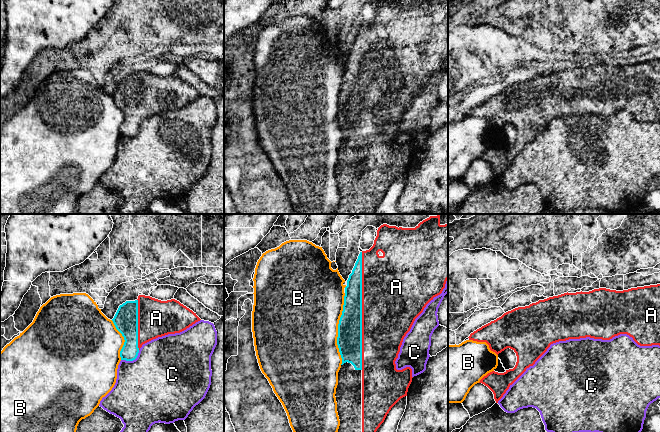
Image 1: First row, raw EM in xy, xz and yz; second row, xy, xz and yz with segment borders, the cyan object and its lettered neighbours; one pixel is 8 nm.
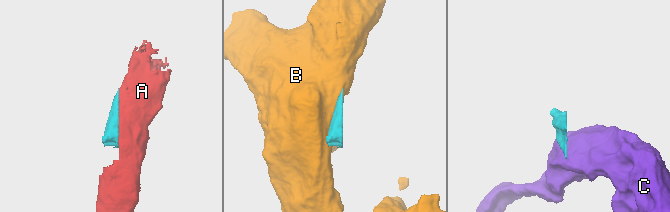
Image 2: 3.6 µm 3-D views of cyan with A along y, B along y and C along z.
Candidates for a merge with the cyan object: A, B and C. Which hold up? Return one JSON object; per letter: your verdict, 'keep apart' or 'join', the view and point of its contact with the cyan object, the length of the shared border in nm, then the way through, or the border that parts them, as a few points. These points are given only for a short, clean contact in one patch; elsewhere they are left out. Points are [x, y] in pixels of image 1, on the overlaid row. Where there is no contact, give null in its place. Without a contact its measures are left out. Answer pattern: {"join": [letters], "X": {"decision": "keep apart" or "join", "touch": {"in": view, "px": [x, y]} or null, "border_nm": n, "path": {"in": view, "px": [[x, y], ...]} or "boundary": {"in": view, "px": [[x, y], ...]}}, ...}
{"join": ["A"], "A": {"decision": "join", "touch": {"in": "xz", "px": [361, 311]}, "border_nm": 950}, "B": {"decision": "keep apart", "touch": {"in": "xz", "px": [338, 329]}, "border_nm": 600}, "C": {"decision": "keep apart", "touch": {"in": "xy", "px": [132, 360]}, "border_nm": 170}}

